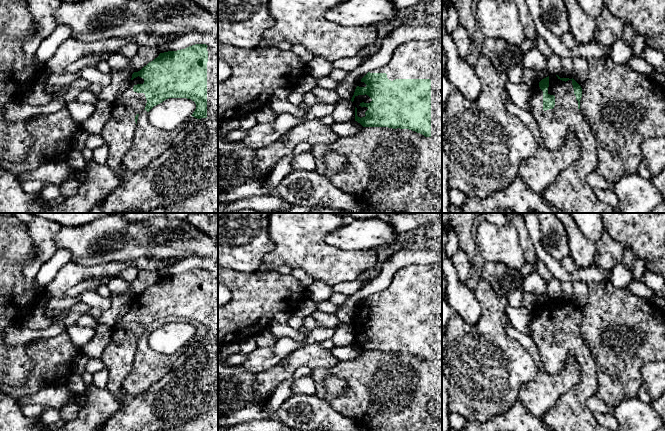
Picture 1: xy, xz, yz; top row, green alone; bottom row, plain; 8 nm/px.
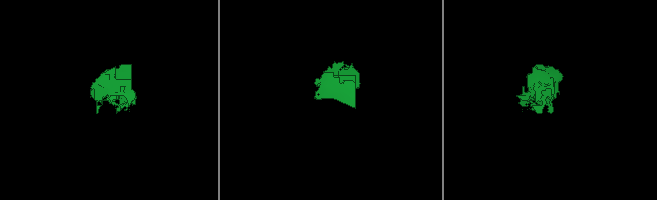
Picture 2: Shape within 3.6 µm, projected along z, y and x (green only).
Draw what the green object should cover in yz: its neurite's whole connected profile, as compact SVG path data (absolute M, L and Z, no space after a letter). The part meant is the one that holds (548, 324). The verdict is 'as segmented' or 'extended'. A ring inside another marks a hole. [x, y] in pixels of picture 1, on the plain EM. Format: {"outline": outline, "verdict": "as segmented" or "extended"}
{"outline": "M550 299L542 303L534 312L532 312L529 323L529 336L539 350L545 370L551 373L560 371L563 368L566 359L570 356L573 356L580 366L579 384L565 392L558 399L557 403L546 412L542 420L554 431L611 431L596 421L593 412L586 405L586 400L597 392L598 377L595 359L592 357L590 349L584 342L580 333L581 321L582 312L573 302L560 302L558 299Z", "verdict": "extended"}

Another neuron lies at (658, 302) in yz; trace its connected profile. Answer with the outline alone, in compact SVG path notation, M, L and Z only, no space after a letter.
M654 296L648 300L650 304L656 309L665 311L665 298Z

